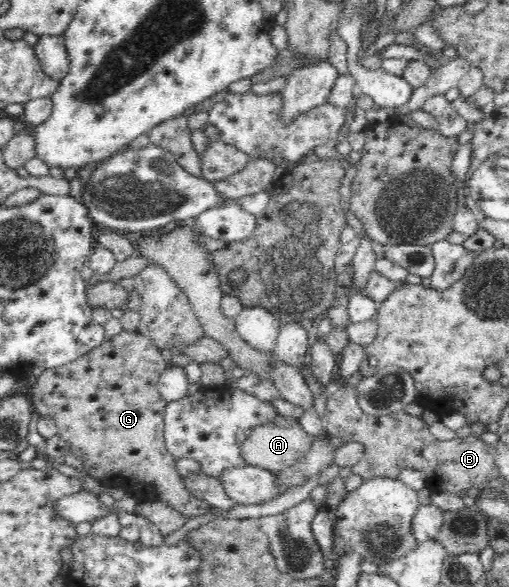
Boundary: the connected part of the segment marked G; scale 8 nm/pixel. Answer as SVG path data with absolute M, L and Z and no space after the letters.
M139 331L120 332L74 362L58 368L45 369L27 395L41 417L54 419L60 438L69 442L69 452L80 461L88 475L98 478L108 488L116 487L134 495L146 492L147 484L154 487L154 498L175 508L184 517L205 514L210 504L194 498L182 485L182 477L175 468L176 459L165 445L164 416L167 402L157 390L158 380L167 370L162 352L153 341Z

